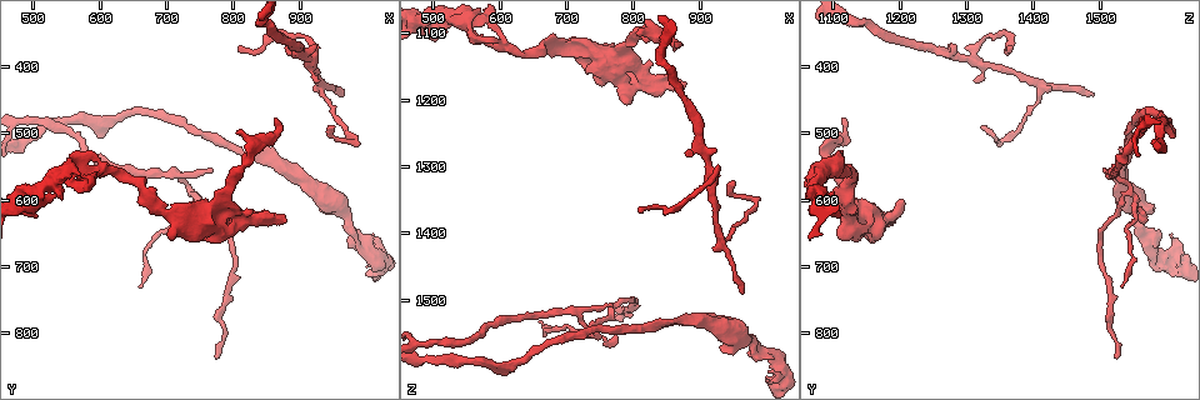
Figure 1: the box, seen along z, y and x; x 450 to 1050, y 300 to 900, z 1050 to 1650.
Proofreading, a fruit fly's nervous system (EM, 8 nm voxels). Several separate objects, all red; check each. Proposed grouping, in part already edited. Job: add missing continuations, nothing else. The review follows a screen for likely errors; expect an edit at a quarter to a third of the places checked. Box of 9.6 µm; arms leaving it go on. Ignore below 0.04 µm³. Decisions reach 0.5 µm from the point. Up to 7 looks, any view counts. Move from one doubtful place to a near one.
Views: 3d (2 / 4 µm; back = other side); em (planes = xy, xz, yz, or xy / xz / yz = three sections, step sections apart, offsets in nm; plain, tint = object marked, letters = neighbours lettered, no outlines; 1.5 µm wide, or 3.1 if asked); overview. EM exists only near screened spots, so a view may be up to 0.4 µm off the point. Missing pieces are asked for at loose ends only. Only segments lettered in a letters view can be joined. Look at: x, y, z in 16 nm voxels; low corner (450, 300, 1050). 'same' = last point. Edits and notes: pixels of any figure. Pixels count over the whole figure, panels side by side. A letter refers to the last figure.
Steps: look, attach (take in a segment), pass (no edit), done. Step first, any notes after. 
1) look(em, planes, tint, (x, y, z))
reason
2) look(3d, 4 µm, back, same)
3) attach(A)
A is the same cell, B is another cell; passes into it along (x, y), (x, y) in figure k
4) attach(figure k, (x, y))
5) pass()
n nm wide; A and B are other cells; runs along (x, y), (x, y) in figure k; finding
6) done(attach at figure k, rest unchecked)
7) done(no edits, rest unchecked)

look(em, planes, tint, (765, 555, 1505))
thin end

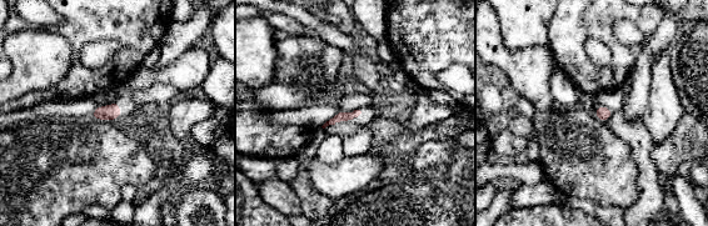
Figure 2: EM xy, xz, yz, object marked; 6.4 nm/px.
look(em, planes, letters, same)
see the neighbours

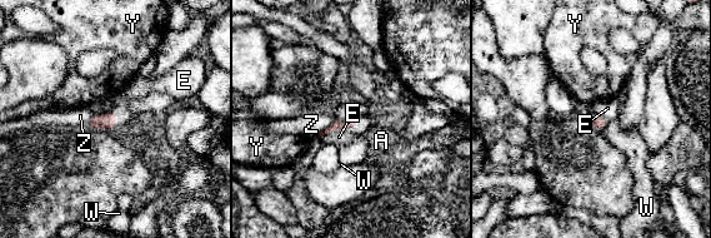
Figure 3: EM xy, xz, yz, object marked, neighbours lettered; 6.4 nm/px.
pass()
E touches over 190 nm; A, E, W, Y and Z are other cells; no lettered segment goes on from it

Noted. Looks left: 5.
look(3d, 4 µm, (865, 480, 1110))
thin end

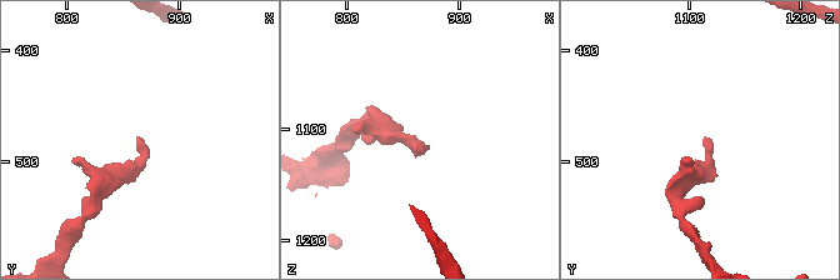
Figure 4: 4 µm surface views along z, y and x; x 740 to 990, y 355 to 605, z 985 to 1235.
look(em, xy, step 4, tint, (860, 480, 1114))

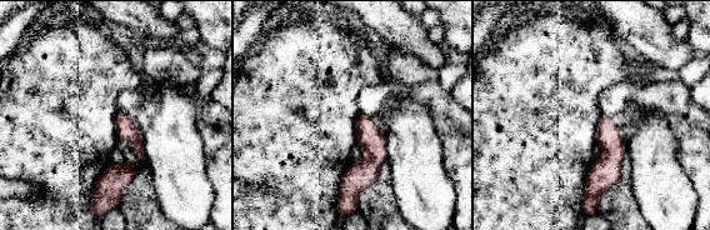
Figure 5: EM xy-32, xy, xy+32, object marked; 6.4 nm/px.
look(em, xy, step 4, letters, same)
what lies round it

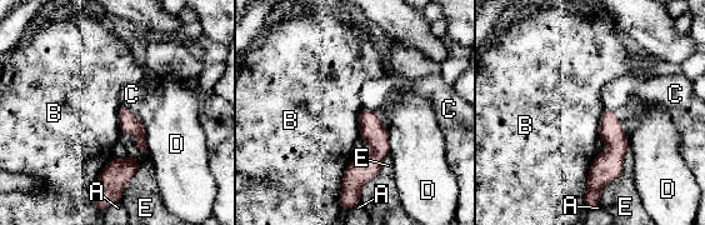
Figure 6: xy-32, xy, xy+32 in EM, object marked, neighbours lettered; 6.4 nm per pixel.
pass()
A, B, C, D and E are other cells; runs along (366, 111), (373, 158), (351, 189) in figure 6; none of them fits

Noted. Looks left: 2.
look(em, yz, step 4, plain, (945, 490, 1325))
tapers out

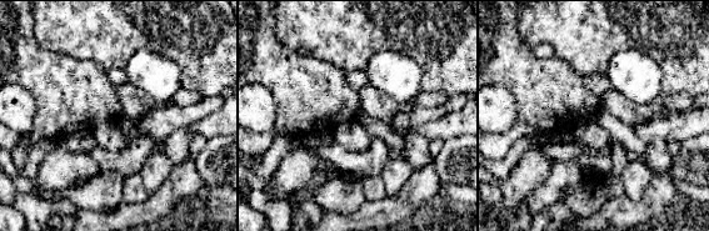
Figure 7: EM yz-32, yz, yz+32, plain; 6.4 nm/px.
look(em, yz, step 4, letters, same)
what lies round it

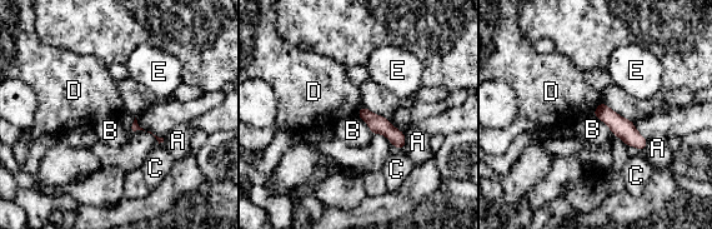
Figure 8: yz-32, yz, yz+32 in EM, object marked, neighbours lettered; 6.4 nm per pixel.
pass()
A, B, C, D and E are other cells; border along (601, 100), (591, 114) in figure 8; none of them fits

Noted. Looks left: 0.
done(no edits, rest unchecked)

